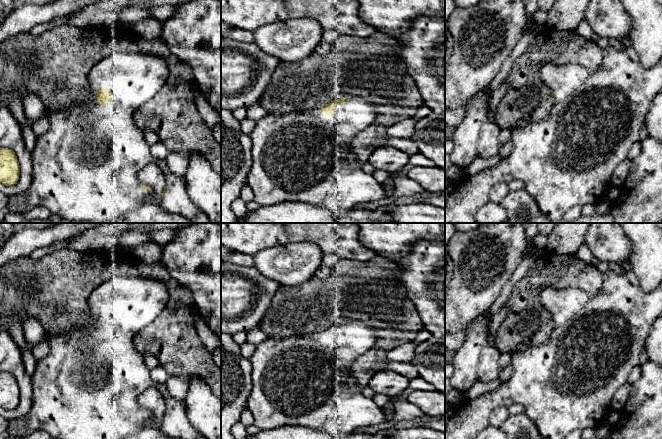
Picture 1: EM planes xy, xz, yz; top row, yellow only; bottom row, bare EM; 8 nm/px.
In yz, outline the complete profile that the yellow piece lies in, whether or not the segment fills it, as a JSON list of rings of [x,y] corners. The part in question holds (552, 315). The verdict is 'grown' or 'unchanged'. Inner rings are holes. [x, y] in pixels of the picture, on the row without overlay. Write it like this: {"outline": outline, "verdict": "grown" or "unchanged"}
{"outline": [[[609,269],[604,273],[604,281],[600,291],[596,294],[590,294],[579,288],[557,289],[554,287],[543,287],[540,290],[540,302],[547,310],[553,321],[553,328],[550,338],[542,345],[528,346],[525,351],[515,351],[511,355],[511,365],[513,368],[511,377],[500,385],[499,388],[487,392],[475,399],[465,400],[458,406],[450,406],[445,412],[445,439],[476,439],[477,435],[490,425],[489,418],[492,411],[501,406],[510,406],[512,404],[521,404],[525,408],[525,414],[536,425],[543,439],[564,439],[574,430],[585,430],[587,428],[596,428],[604,421],[607,413],[610,411],[610,404],[616,390],[628,381],[631,370],[640,365],[640,354],[646,347],[649,332],[652,329],[655,320],[662,315],[662,281],[651,292],[644,292],[639,285],[632,285],[624,276]]], "verdict": "grown"}

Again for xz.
{"outline": [[[346,320],[333,324],[319,332],[284,339],[267,338],[256,346],[249,359],[252,365],[253,389],[248,397],[247,409],[252,413],[254,425],[260,430],[270,430],[284,426],[309,427],[327,433],[333,439],[346,439],[356,428],[377,425],[387,420],[383,407],[358,389],[350,366],[375,345],[373,327],[362,321]]], "verdict": "grown"}

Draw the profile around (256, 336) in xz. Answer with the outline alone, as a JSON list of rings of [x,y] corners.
[[[259,325],[247,332],[247,342],[254,346],[258,346],[267,338],[267,334],[261,330]]]

